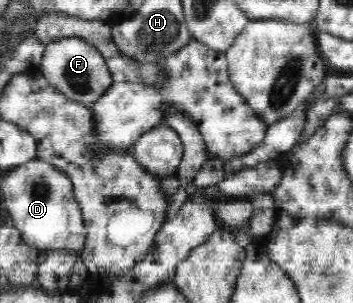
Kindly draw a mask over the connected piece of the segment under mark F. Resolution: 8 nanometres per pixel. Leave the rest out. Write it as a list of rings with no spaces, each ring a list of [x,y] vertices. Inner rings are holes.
[[[63,37],[46,45],[41,62],[38,64],[41,74],[67,98],[83,103],[87,108],[101,98],[113,84],[113,75],[107,67],[105,57],[97,48],[82,37]]]

